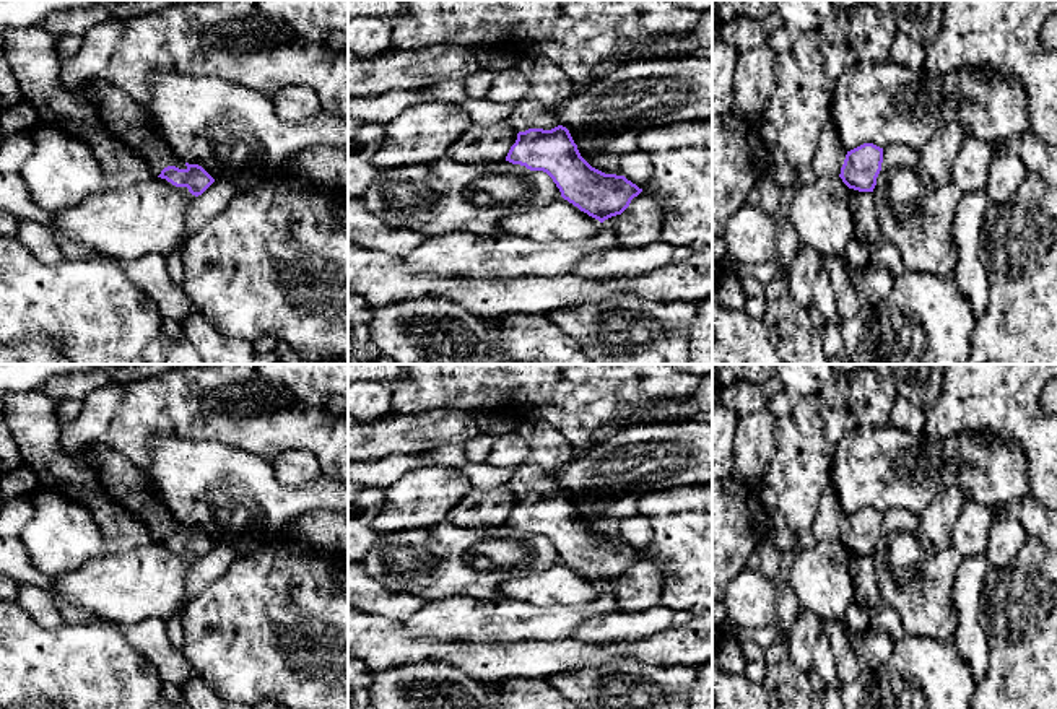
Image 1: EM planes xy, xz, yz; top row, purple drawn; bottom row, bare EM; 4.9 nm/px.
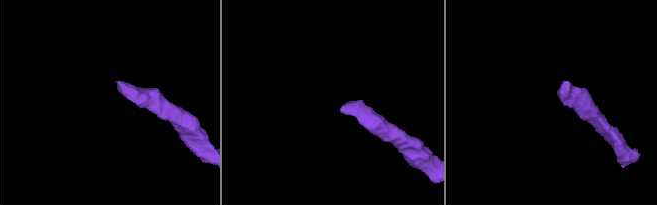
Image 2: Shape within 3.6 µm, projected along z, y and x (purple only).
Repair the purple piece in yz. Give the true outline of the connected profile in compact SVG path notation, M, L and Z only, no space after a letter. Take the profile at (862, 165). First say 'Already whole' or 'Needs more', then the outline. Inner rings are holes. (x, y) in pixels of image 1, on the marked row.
Needs more. M828 122L820 135L811 169L818 177L839 176L842 182L859 192L873 192L881 171L883 148L863 143L847 151L833 122Z

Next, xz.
Needs more. M517 102L507 122L517 132L517 140L506 161L546 172L564 200L600 223L621 215L642 192L624 176L592 167L581 156L569 130L542 102Z

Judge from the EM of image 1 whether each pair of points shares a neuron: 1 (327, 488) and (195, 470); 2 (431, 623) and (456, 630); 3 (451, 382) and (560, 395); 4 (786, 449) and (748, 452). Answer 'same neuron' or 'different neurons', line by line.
1: same neuron
2: same neuron
3: same neuron
4: different neurons

